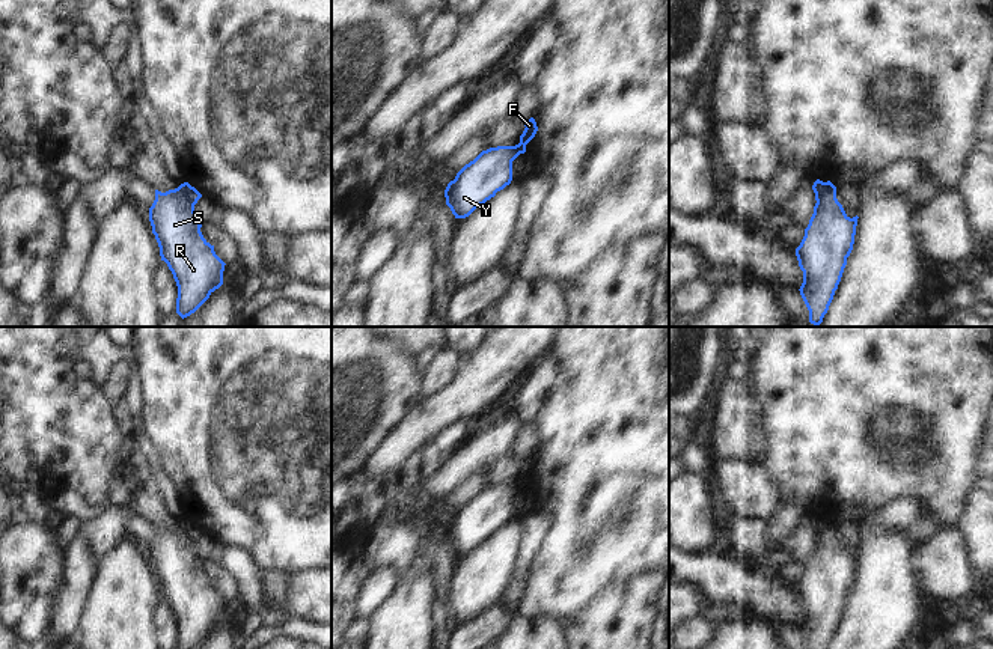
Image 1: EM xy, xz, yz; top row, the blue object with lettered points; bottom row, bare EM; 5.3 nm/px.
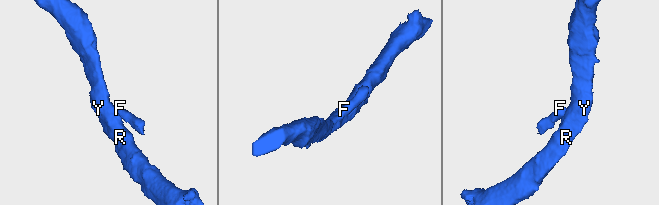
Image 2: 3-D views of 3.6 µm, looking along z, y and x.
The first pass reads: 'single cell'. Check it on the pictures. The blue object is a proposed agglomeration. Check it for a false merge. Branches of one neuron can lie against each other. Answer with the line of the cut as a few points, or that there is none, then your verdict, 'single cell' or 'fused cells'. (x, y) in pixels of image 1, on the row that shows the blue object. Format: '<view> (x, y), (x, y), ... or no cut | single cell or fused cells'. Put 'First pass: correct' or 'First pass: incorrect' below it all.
xy (183, 184), (184, 193), (193, 205) | fused cells
First pass: incorrect

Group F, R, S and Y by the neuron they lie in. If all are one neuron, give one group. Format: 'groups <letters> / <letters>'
groups F / R S Y

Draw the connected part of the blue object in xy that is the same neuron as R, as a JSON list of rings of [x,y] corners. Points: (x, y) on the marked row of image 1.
[[[184,184],[161,193],[149,208],[152,233],[178,286],[176,313],[184,319],[194,313],[223,285],[225,262],[202,235],[194,205]]]

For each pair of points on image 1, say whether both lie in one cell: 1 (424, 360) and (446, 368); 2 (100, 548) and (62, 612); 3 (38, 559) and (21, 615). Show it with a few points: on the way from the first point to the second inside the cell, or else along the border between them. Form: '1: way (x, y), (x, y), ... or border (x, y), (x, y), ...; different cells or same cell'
1: border (439, 351), (421, 375); different cells
2: border (79, 532), (85, 536), (88, 550), (97, 562); different cells
3: way (32, 572), (24, 601); same cell

